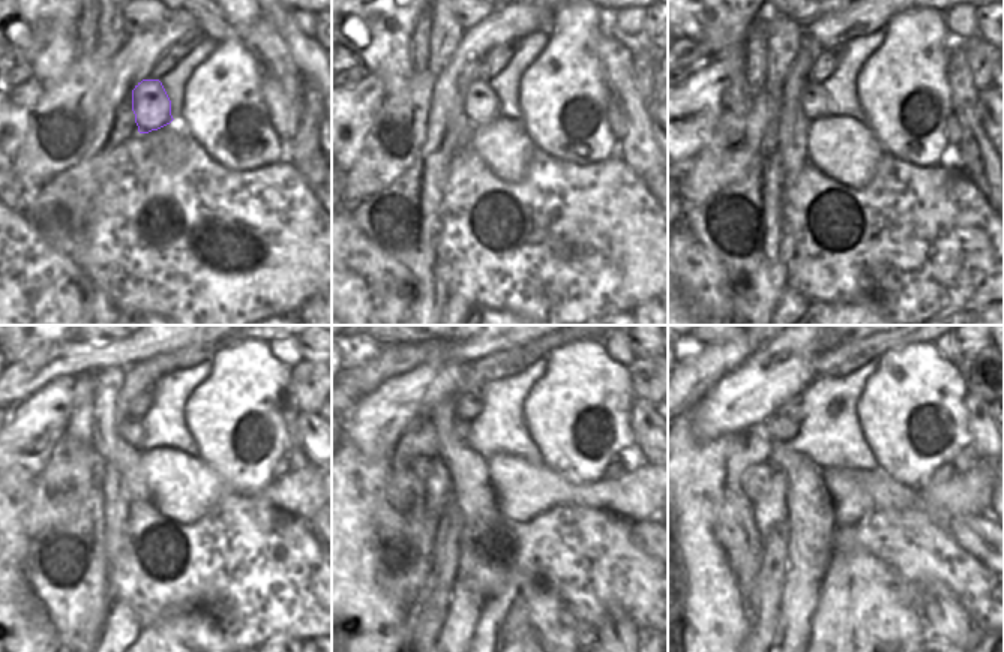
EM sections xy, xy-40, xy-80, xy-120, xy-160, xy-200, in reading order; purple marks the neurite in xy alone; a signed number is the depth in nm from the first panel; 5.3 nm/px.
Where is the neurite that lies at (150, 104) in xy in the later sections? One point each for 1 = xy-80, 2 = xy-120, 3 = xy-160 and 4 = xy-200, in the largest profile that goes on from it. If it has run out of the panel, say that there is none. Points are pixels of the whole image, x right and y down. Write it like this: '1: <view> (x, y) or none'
1: xy-80 (814, 98)
2: xy-120 (132, 429)
3: xy-160 (461, 426)
4: xy-200 (779, 429)

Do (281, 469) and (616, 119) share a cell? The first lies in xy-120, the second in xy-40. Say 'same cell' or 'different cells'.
same cell

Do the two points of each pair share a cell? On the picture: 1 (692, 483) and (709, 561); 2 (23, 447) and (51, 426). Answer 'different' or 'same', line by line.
1: same
2: same

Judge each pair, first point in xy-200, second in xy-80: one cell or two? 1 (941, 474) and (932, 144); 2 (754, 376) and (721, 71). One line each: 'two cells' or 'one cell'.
1: two cells
2: one cell

